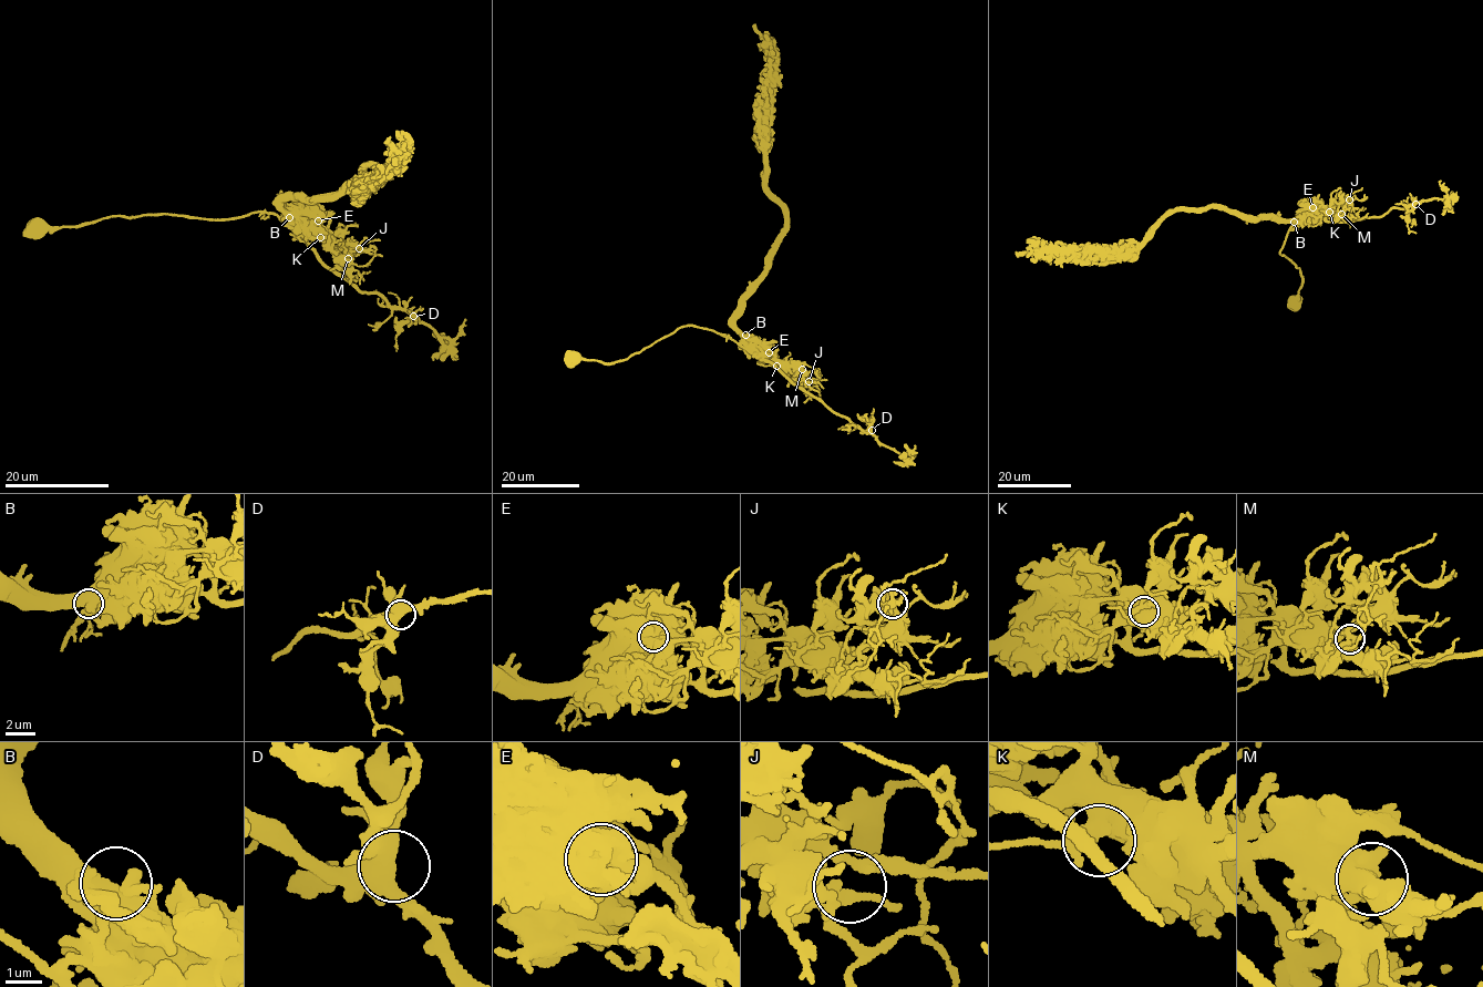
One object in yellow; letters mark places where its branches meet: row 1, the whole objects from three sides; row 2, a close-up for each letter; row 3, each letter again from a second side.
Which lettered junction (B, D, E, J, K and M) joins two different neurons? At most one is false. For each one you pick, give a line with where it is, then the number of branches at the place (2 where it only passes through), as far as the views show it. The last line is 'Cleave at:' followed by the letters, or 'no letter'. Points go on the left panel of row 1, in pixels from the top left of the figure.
E: (318, 220) | 1
Cleave at: E

